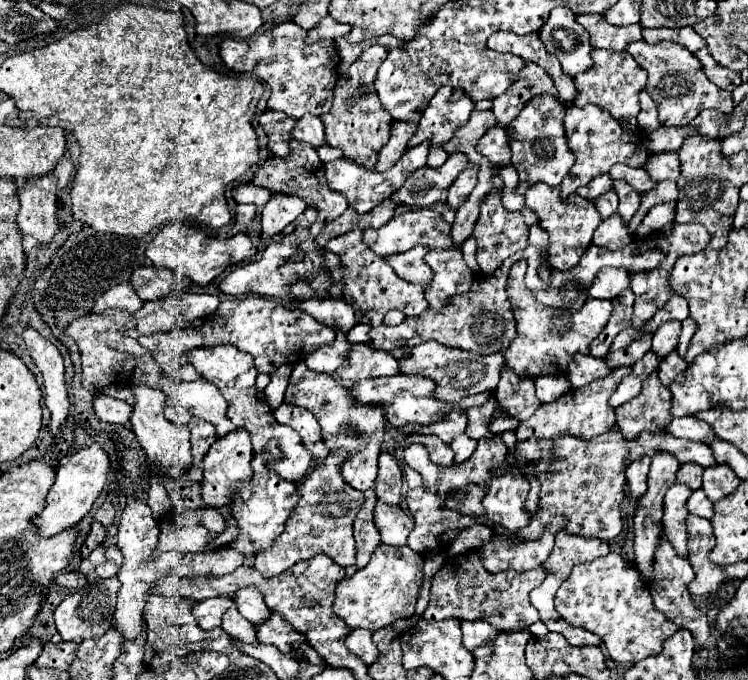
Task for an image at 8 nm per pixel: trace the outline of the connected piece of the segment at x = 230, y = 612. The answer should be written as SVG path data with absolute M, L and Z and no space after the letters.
M233 607L227 609L227 613L223 615L223 625L221 625L233 639L241 641L241 643L257 643L257 631L255 625L251 625L247 619L243 619L243 615Z

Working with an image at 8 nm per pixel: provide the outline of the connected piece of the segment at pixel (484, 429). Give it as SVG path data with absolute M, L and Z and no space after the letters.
M491 397L491 401L487 401L487 405L483 405L481 409L469 409L467 417L469 417L469 425L467 425L467 435L475 441L483 439L491 439L493 433L489 431L489 423L493 419L493 411L495 411L495 399Z

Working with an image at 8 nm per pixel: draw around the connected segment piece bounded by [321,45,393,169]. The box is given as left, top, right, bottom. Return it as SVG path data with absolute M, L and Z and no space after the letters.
M371 45L369 49L365 49L361 57L349 67L349 71L339 77L335 85L335 99L331 111L327 115L321 115L327 143L331 147L341 149L347 159L357 159L361 161L361 165L369 169L373 169L377 161L377 153L381 145L389 141L391 127L393 127L393 117L381 107L375 91L377 71L385 57L387 57L387 47Z

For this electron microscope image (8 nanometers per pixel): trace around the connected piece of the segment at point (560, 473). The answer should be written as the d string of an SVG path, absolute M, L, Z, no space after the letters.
M617 431L603 433L593 437L591 441L583 441L577 437L557 437L555 441L543 439L527 439L517 443L515 455L507 455L507 465L519 461L535 461L541 479L541 497L539 509L531 523L521 529L523 539L539 539L545 533L545 527L555 517L567 519L567 531L579 537L597 537L597 539L613 539L621 533L621 499L627 495L625 489L625 467L629 461L641 459L643 455L653 455L657 451L675 453L679 463L697 463L703 469L715 467L717 461L713 457L713 449L709 445L699 445L693 441L679 441L669 433L641 433L635 441L627 441L619 437Z

